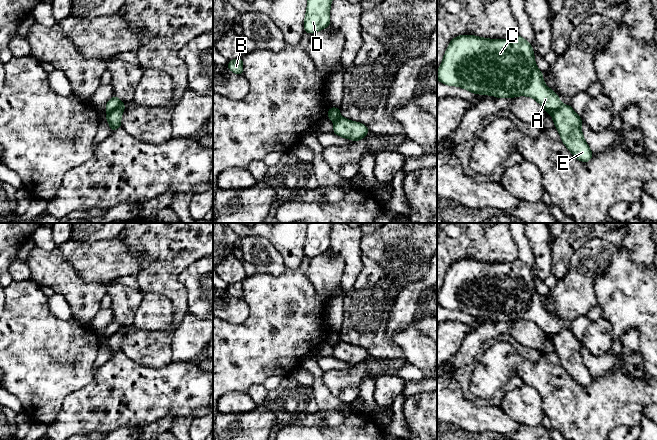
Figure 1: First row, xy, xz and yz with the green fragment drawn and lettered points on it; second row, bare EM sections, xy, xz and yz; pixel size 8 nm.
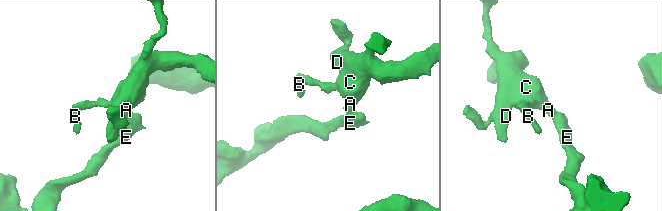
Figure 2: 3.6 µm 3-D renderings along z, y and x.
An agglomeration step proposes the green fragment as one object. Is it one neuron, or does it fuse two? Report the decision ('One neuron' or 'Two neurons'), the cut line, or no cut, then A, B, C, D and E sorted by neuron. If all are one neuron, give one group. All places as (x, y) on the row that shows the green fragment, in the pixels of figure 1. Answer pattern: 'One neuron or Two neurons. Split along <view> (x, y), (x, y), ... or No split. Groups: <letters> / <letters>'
Two neurons. Split along xy (122, 102), (108, 113). Groups: A B C D / E

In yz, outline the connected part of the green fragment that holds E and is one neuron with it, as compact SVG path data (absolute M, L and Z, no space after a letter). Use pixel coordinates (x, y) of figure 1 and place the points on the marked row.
M561 104L551 116L562 142L572 155L579 161L589 162L593 153L581 131L582 118L574 112L570 105L564 104Z

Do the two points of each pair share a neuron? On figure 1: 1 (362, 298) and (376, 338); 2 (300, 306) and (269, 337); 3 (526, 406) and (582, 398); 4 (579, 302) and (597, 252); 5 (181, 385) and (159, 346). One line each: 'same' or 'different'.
1: same
2: same
3: different
4: same
5: different

